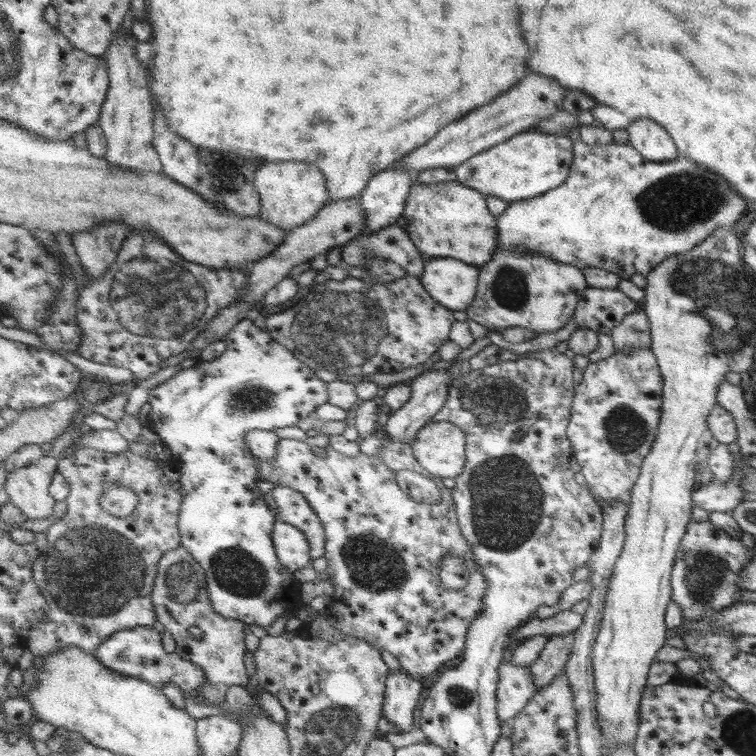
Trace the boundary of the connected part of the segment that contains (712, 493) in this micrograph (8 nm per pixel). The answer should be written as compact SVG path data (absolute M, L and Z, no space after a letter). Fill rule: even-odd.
M740 453L733 454L733 472L727 482L717 482L715 478L707 484L701 484L693 492L694 506L706 513L729 513L740 502L743 502L743 458Z

